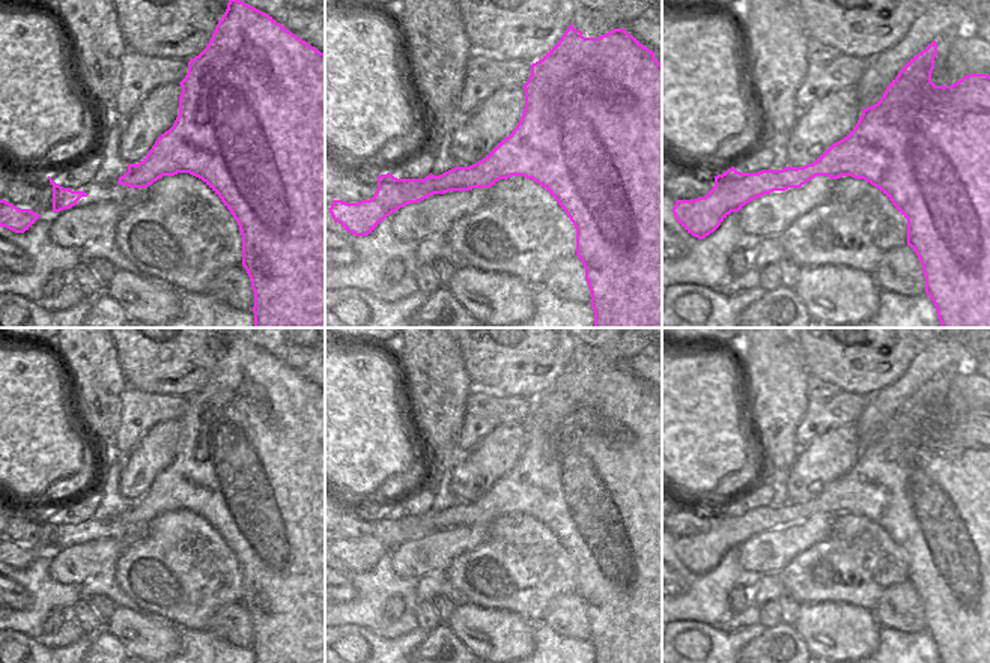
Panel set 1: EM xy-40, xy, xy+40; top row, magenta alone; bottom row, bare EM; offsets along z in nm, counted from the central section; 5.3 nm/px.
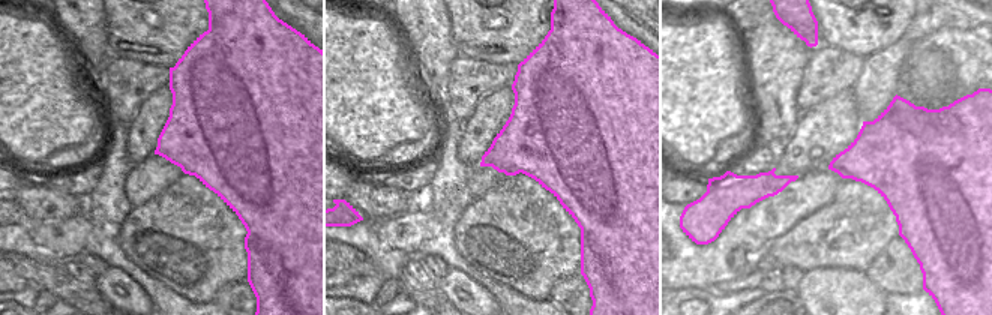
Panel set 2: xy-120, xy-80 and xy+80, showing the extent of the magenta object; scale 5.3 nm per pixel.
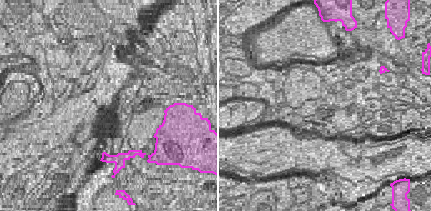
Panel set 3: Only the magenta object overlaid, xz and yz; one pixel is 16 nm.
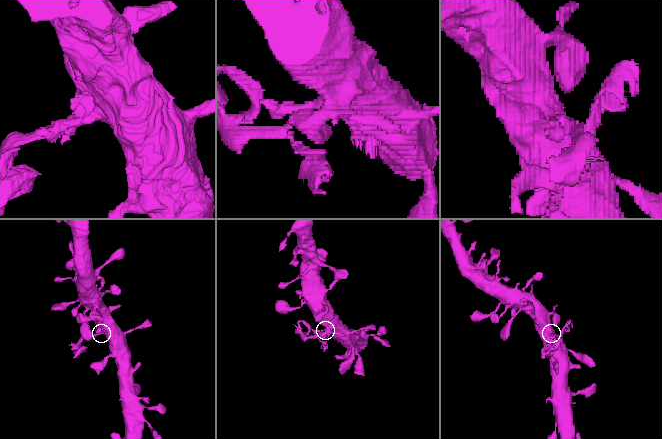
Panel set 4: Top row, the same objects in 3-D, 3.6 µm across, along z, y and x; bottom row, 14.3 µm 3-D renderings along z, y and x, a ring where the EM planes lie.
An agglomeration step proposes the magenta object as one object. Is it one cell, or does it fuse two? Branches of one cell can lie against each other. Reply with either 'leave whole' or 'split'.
split

